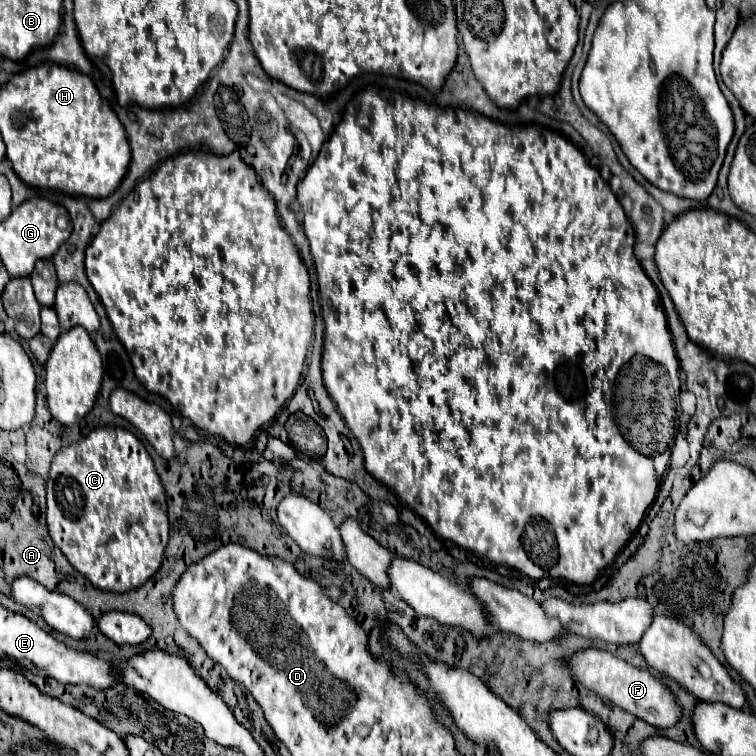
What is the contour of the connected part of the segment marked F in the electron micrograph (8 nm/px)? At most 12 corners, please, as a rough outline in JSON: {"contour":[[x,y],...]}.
{"contour":[[590,648],[564,666],[584,688],[662,730],[682,718],[650,670]]}

